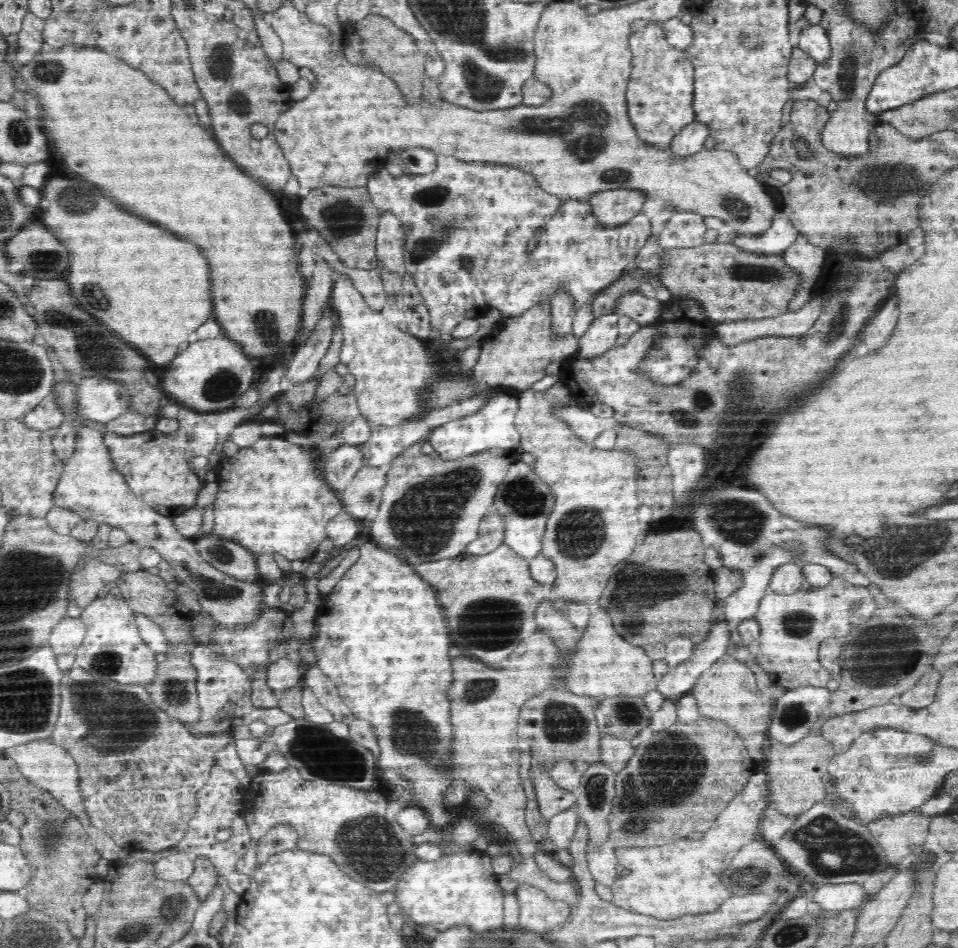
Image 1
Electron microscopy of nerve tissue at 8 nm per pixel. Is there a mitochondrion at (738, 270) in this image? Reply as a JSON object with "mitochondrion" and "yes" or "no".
{"mitochondrion":"yes"}

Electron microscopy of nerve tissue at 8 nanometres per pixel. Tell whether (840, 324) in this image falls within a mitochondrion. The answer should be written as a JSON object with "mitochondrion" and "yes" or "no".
{"mitochondrion":"yes"}

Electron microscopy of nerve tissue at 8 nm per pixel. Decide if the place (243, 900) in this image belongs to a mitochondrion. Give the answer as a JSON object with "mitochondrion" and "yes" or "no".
{"mitochondrion":"no"}

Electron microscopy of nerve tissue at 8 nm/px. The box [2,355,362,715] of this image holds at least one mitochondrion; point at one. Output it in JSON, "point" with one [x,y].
{"point":[209,589]}

